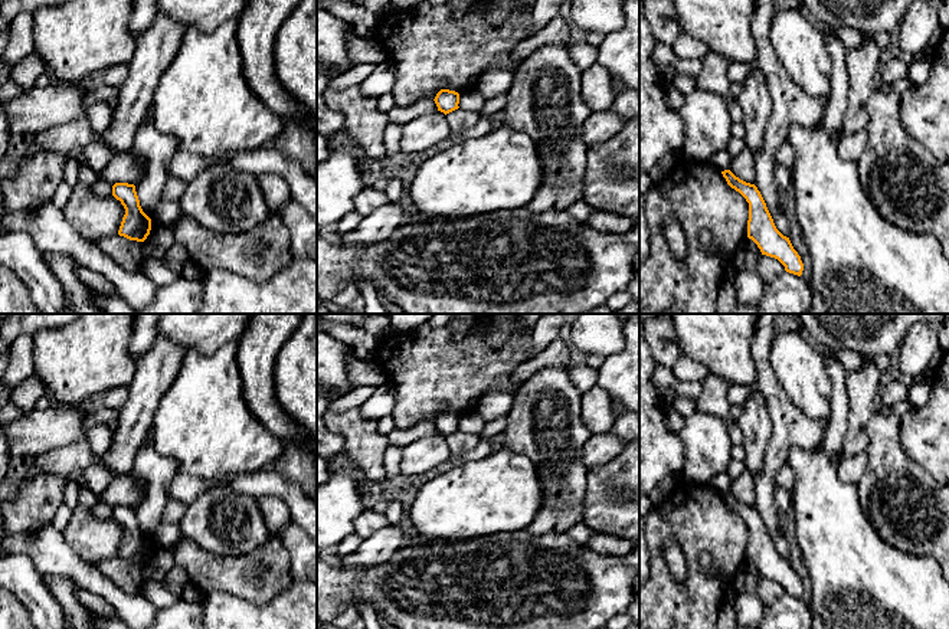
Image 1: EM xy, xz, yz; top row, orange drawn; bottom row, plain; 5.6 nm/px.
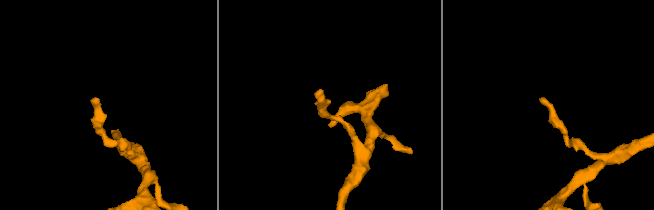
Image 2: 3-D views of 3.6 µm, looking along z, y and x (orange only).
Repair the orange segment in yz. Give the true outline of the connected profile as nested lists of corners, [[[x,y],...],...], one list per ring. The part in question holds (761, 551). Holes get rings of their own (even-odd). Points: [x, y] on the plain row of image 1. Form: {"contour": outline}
{"contour": [[[724,492],[721,497],[727,507],[749,525],[747,560],[757,567],[762,577],[778,582],[786,594],[801,599],[804,593],[801,579],[793,571],[789,560],[776,551],[757,510],[740,502],[730,492]]]}

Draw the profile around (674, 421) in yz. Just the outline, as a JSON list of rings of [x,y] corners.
[[[673,406],[664,407],[664,422],[671,433],[680,435],[684,425],[684,417]]]

